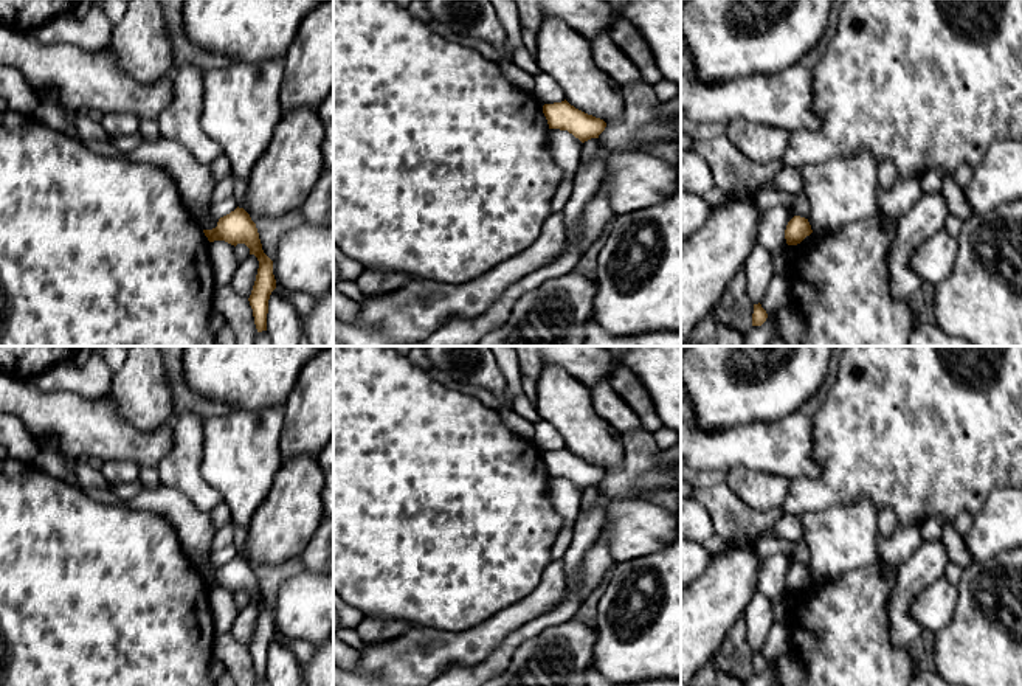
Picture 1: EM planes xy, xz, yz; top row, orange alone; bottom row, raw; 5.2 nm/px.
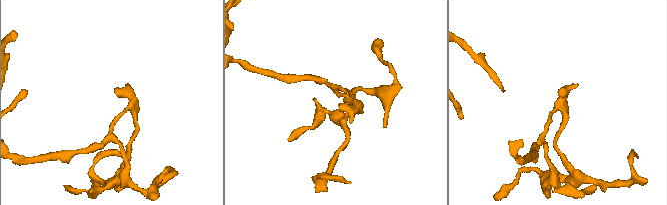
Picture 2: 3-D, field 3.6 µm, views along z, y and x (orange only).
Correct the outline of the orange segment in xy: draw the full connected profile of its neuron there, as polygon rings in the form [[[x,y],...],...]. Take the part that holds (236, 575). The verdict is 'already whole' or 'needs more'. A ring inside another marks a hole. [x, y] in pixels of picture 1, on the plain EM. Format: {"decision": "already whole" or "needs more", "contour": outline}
{"decision": "already whole", "contour": [[[236,556],[230,562],[219,566],[217,574],[203,577],[209,590],[225,588],[231,593],[245,591],[250,602],[259,608],[256,629],[248,646],[253,657],[257,680],[267,678],[268,647],[276,636],[273,622],[273,608],[264,601],[256,571],[243,556]]]}

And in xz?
{"decision": "already whole", "contour": [[[566,447],[561,450],[544,452],[543,461],[549,476],[568,478],[582,490],[591,486],[599,486],[606,475],[603,467],[575,456]]]}

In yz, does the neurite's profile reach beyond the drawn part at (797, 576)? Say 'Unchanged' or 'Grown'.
Unchanged

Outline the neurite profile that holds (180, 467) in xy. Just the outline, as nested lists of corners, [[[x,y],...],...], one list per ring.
[[[185,411],[172,416],[172,445],[157,466],[161,484],[180,490],[202,512],[211,512],[223,498],[200,472],[203,416]]]

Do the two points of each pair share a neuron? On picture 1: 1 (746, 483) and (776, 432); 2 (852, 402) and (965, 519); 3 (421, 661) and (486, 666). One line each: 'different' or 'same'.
1: different
2: different
3: different

